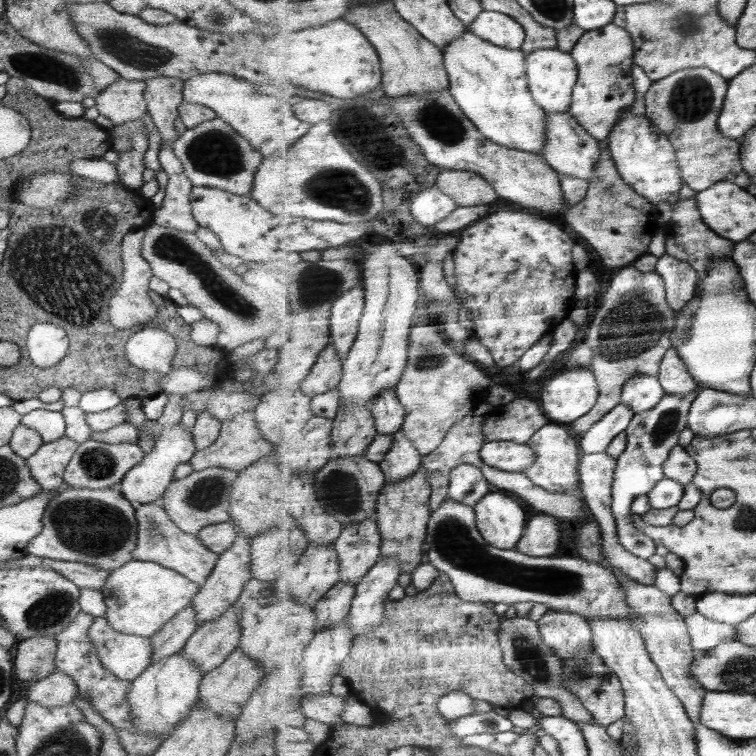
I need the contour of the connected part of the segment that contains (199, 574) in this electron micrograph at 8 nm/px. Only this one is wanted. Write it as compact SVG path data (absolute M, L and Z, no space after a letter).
M148 503L135 505L137 522L137 543L132 551L134 560L155 562L166 568L175 570L178 574L195 582L200 588L218 560L219 554L212 552L200 542L196 535L180 530L173 520L170 520L165 508L160 504Z

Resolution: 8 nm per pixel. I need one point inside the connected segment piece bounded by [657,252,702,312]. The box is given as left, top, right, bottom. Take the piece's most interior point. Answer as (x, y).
(682, 280)

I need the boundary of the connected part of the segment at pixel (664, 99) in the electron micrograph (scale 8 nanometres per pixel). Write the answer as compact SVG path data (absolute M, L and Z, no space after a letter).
M687 68L655 81L645 97L646 115L668 133L677 148L678 165L682 166L686 183L697 193L722 181L730 181L745 189L754 183L742 162L741 146L745 139L727 137L719 124L730 85L731 79L713 68Z

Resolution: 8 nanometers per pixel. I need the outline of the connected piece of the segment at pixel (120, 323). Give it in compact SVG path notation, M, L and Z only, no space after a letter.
M144 229L132 231L124 236L121 244L121 257L123 260L123 279L116 294L110 298L108 304L109 321L116 329L137 329L152 324L156 319L156 306L148 296L149 280L152 271L146 259L140 253Z

